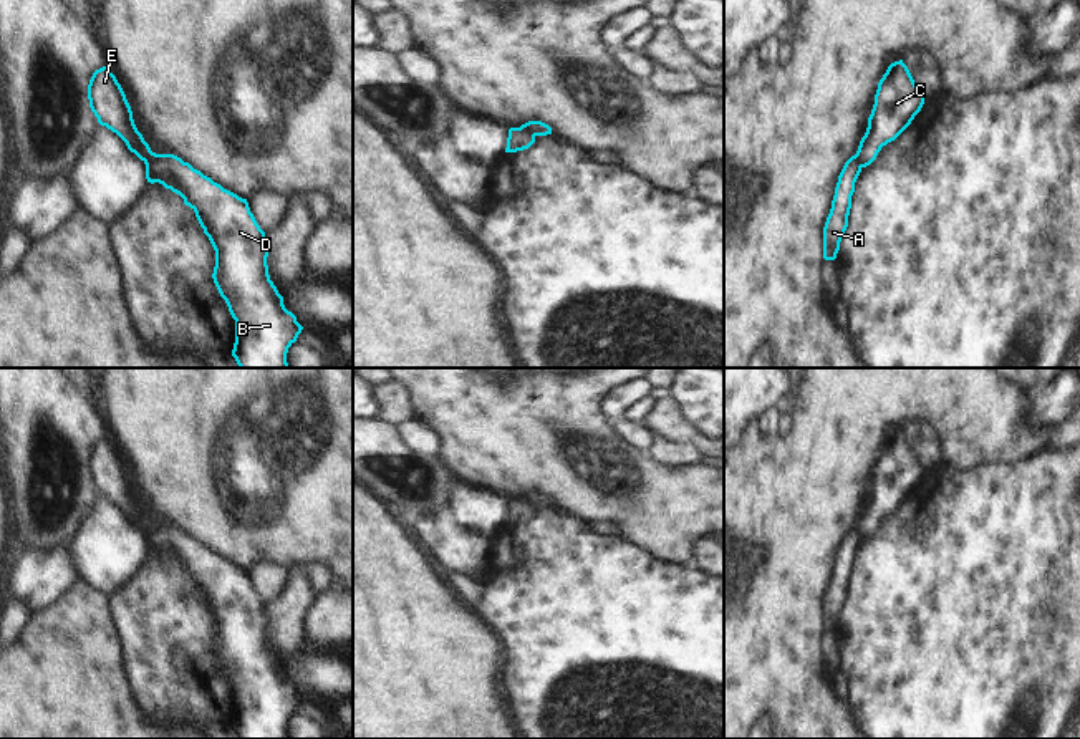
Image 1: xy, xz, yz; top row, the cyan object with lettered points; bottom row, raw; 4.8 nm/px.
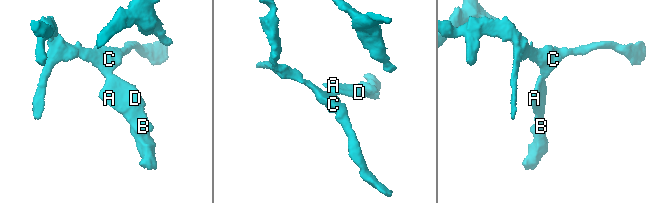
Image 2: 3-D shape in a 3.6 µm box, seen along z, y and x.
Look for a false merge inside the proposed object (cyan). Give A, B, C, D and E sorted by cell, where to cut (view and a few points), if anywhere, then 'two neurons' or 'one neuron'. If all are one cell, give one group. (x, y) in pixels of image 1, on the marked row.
groups A B D / C E; cut xz (520, 126), (535, 135); two neurons

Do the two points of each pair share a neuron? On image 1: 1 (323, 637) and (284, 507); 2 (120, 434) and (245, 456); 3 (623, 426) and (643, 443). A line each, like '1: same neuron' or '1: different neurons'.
1: different neurons
2: same neuron
3: same neuron

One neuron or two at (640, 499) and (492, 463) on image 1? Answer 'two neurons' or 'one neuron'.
one neuron

